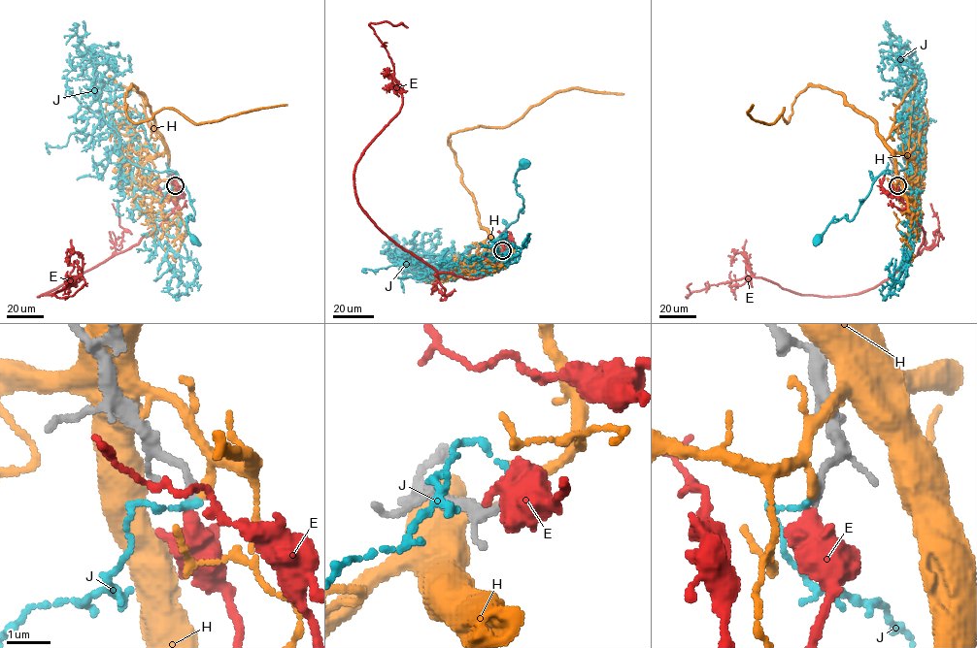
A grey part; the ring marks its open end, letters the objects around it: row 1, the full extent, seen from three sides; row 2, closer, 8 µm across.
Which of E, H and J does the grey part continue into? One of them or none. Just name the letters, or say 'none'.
E

